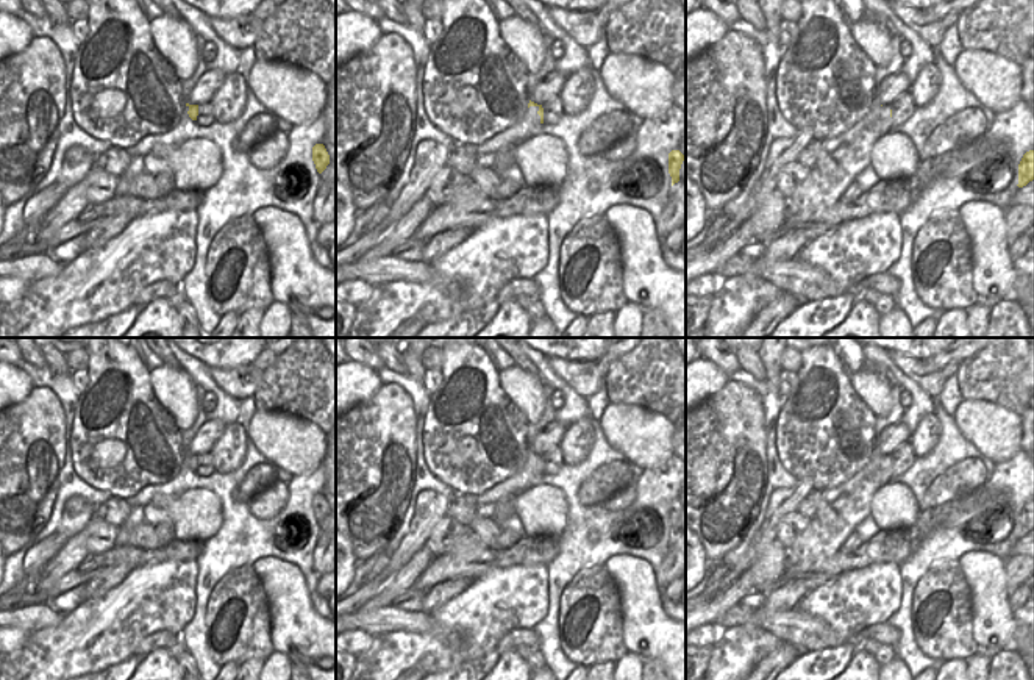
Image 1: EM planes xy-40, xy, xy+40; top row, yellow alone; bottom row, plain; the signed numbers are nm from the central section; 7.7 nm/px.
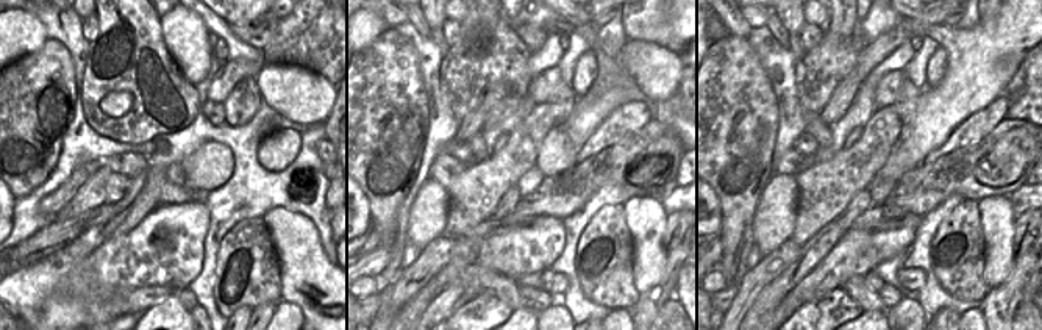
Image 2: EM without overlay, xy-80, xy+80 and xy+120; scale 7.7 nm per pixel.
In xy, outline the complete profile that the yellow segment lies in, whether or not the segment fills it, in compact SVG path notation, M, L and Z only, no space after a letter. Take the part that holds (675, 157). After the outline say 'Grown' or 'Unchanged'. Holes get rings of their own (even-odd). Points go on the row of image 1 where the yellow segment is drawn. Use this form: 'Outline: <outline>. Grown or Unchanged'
Outline: M679 150L669 153L669 174L672 177L672 186L679 181L679 169L686 156Z. Unchanged.

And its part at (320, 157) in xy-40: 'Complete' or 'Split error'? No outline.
Complete.

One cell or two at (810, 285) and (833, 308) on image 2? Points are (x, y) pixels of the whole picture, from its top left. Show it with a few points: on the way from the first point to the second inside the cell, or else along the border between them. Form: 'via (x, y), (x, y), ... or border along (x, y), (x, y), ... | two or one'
border along (839, 286), (805, 304) | two

